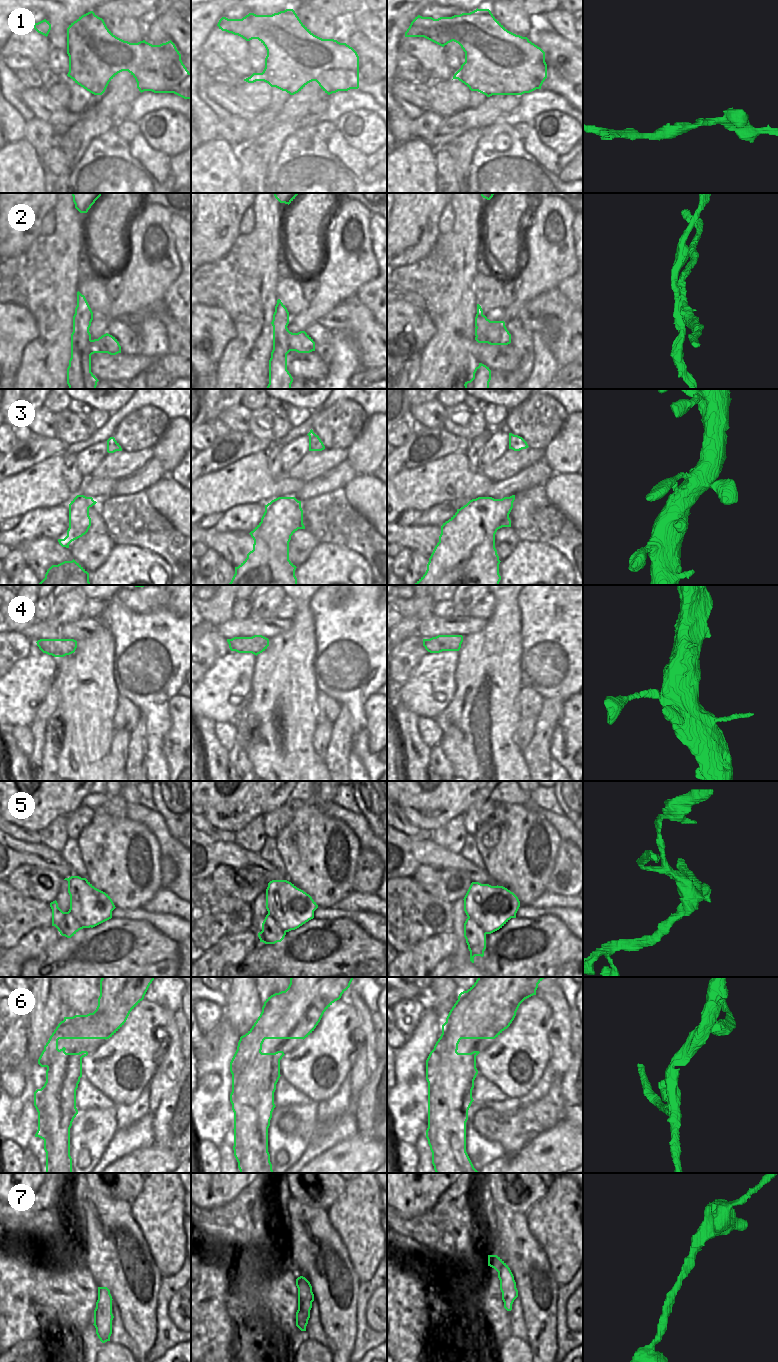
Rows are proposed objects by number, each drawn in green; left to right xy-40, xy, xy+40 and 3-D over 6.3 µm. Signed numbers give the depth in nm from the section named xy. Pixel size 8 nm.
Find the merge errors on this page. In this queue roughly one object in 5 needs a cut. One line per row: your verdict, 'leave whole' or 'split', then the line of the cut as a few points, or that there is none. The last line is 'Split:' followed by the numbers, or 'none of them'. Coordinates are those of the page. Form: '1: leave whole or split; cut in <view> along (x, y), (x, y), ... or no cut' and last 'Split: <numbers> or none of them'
1: leave whole; no cut
2: split; cut in xy along (289, 331), (287, 343), (291, 350)
3: leave whole; no cut
4: leave whole; no cut
5: split; cut in xy-40 along (68, 911), (79, 921), (92, 918), (94, 922)
6: split; cut in xy+40 along (434, 1048), (439, 1058), (439, 1069), (434, 1082), (428, 1087)
7: leave whole; no cut
Split: 2, 5, 6

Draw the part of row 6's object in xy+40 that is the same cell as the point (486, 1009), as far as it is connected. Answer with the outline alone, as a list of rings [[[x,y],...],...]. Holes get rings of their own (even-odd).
[[[478,977],[476,982],[459,994],[458,1000],[450,1010],[446,1022],[442,1025],[442,1034],[434,1049],[440,1058],[440,1068],[434,1078],[434,1084],[428,1087],[428,1128],[426,1138],[432,1152],[432,1164],[436,1173],[478,1173],[466,1152],[466,1122],[468,1110],[474,1101],[472,1090],[478,1074],[476,1056],[479,1051],[458,1053],[461,1039],[495,1039],[507,1029],[516,1016],[520,1004],[536,995],[538,984],[544,977]]]

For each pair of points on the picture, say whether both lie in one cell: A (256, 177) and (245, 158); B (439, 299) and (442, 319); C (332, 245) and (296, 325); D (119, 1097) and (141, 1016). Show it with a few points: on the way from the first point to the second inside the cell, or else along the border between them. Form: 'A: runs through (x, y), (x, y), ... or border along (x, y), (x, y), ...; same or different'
A: runs through (253, 172), (250, 163); same
B: runs through (442, 304), (442, 314); same
C: runs through (332, 266), (332, 291), (317, 307); same
D: runs through (114, 1077), (113, 1063), (139, 1036); same

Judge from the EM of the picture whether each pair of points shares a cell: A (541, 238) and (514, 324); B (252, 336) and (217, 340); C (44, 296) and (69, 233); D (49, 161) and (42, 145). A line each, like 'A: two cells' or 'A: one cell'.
A: two cells
B: two cells
C: one cell
D: two cells

